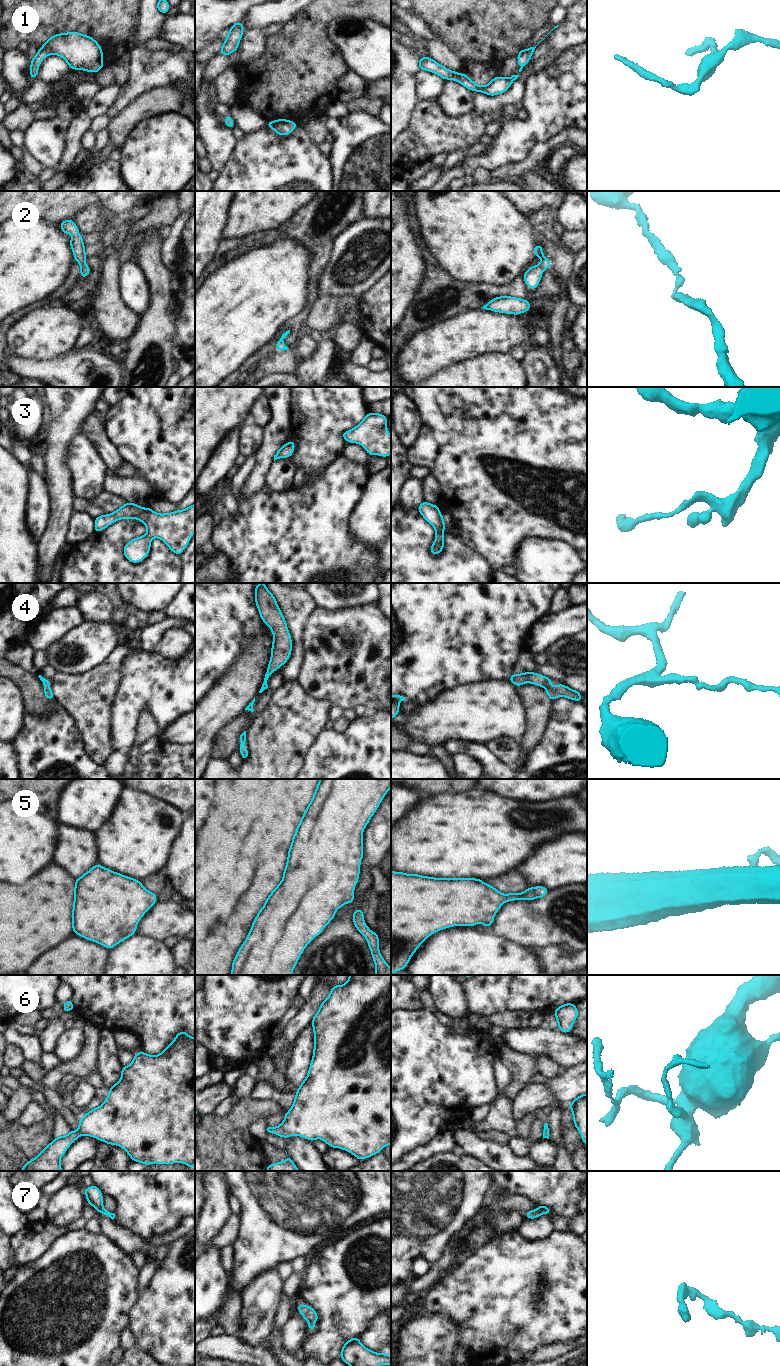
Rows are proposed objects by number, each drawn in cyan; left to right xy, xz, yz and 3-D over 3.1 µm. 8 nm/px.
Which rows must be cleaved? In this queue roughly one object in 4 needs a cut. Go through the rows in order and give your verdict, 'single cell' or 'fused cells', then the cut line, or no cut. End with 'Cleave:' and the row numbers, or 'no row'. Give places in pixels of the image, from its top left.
1: single cell; cut none
2: single cell; cut none
3: single cell; cut none
4: single cell; cut none
5: single cell; cut none
6: single cell; cut none
7: single cell; cut none
Cleave: no row

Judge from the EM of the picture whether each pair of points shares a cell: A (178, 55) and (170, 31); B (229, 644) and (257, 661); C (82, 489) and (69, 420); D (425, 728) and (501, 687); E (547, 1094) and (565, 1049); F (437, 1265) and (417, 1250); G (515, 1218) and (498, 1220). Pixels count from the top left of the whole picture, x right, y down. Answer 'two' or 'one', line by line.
A: two
B: two
C: two
D: one
E: two
F: two
G: one

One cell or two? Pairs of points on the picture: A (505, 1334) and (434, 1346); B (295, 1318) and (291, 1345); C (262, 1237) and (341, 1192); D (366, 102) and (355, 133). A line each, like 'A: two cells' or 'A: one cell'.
A: two cells
B: one cell
C: one cell
D: two cells

